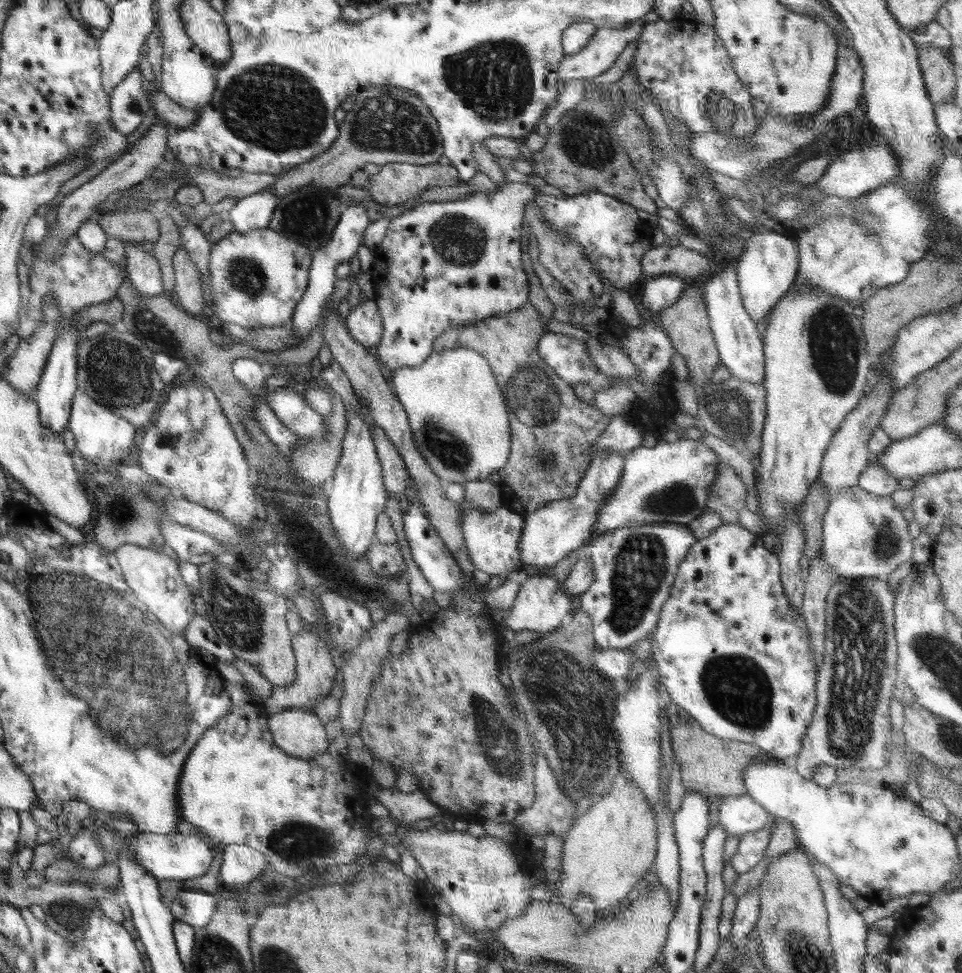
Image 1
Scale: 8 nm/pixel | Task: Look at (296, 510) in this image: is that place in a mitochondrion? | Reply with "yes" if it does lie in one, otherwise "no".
yes

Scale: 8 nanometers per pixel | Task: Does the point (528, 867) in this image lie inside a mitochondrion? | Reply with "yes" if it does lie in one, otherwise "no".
no

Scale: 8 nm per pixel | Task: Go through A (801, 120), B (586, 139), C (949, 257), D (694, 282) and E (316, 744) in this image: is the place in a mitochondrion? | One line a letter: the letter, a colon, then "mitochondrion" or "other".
A: other
B: mitochondrion
C: other
D: other
E: other

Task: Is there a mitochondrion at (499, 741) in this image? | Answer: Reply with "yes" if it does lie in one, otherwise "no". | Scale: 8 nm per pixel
yes

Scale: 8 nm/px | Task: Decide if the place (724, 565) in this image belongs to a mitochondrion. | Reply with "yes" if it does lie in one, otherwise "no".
no

